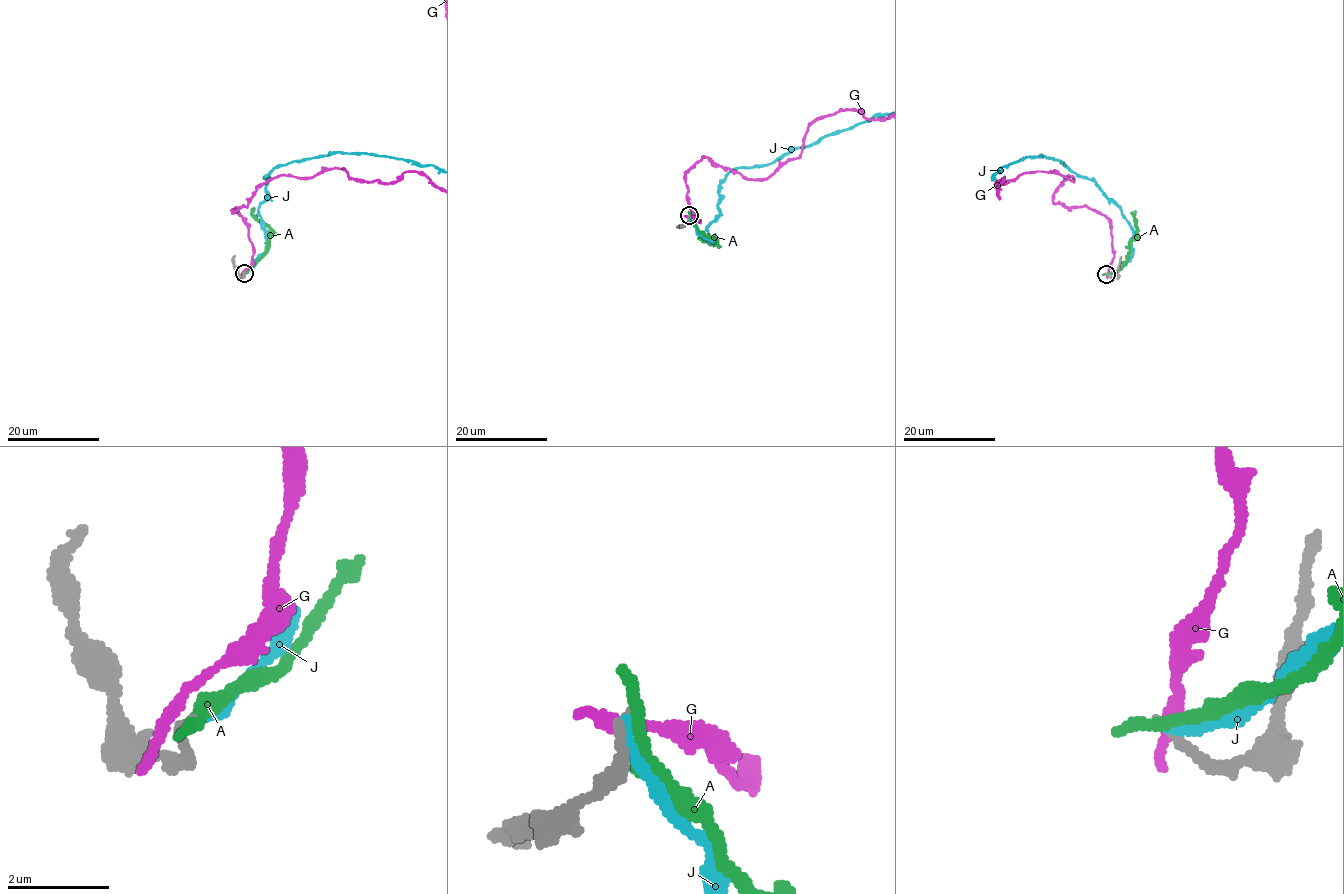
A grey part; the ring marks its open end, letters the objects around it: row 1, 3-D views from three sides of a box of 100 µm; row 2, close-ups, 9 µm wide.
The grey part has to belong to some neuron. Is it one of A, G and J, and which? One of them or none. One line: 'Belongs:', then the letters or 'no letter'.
Belongs: no letter

